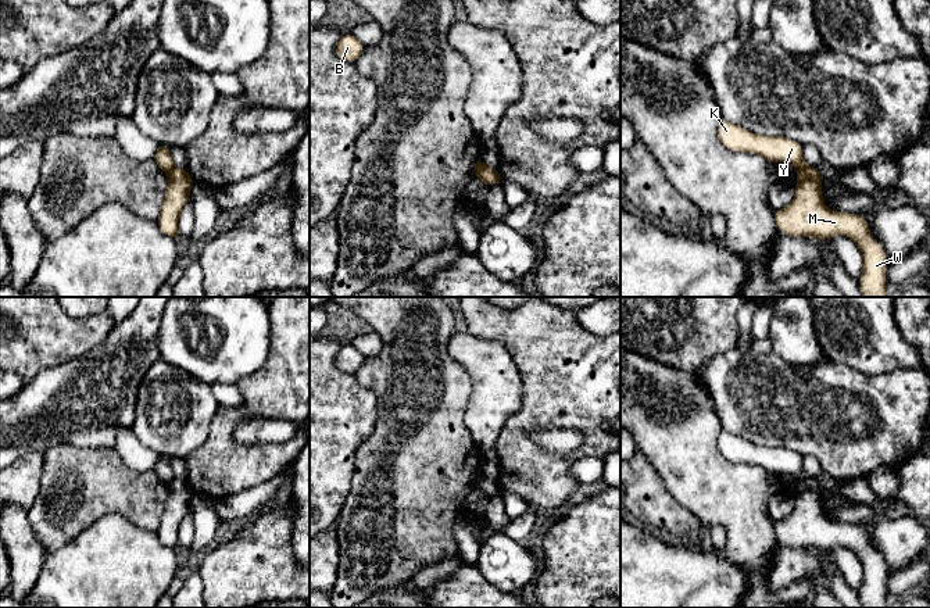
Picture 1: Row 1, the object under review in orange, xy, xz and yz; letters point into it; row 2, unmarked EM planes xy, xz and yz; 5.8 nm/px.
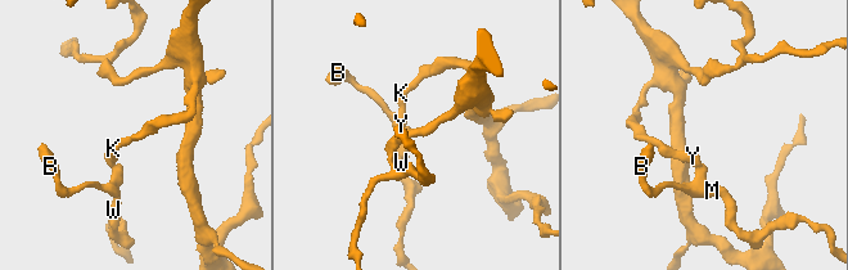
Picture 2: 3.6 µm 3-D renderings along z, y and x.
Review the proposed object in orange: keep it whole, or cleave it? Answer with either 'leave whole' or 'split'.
split

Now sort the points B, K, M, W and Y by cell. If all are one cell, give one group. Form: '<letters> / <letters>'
B M W / K Y

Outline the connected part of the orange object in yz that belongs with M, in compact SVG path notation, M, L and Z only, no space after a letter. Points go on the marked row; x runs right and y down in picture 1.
M816 167L798 171L795 197L783 210L775 210L780 233L794 237L830 240L834 235L851 237L863 257L859 287L863 297L888 297L888 268L884 247L872 236L862 215L831 211L822 197L823 178Z

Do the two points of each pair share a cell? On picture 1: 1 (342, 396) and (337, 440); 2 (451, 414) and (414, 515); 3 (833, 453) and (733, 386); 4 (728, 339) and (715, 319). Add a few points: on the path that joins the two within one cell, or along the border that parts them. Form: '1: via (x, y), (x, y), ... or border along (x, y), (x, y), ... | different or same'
1: via (337, 407), (337, 429) | same
2: via (426, 439), (414, 468), (414, 490) | same
3: via (808, 428), (786, 406), (758, 397) | same
4: via (723, 335), (715, 324) | same

